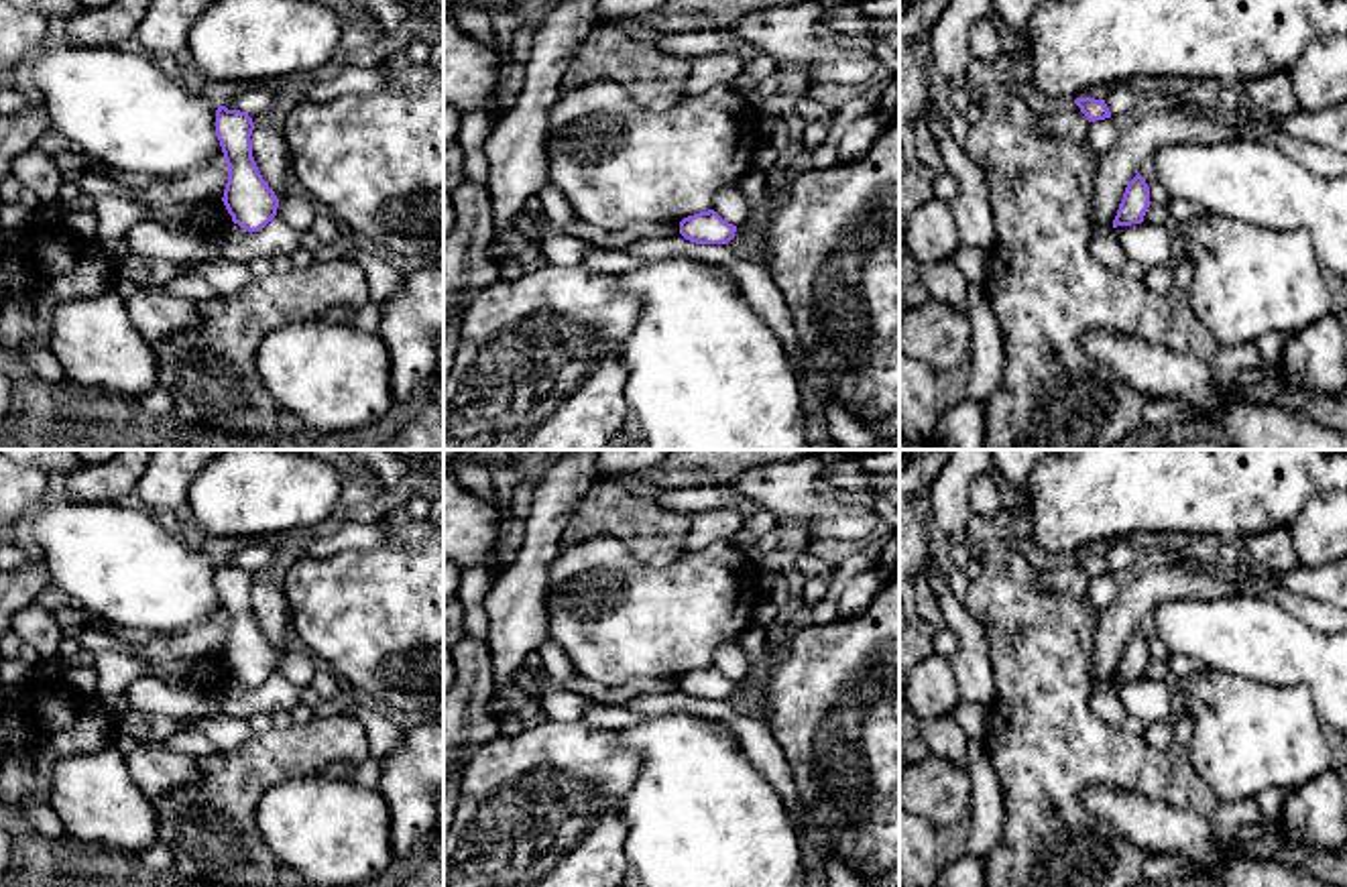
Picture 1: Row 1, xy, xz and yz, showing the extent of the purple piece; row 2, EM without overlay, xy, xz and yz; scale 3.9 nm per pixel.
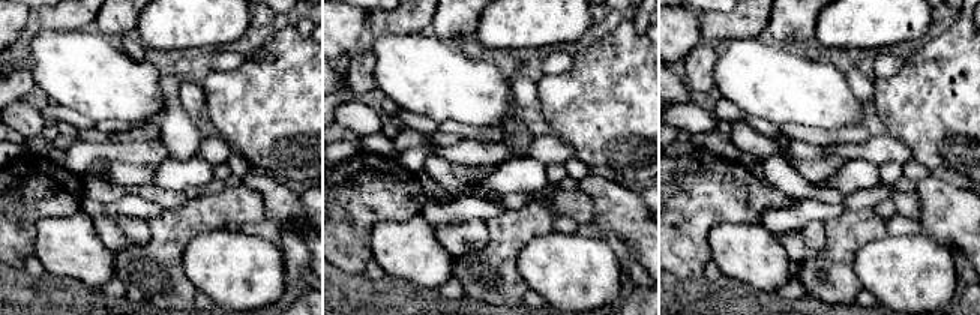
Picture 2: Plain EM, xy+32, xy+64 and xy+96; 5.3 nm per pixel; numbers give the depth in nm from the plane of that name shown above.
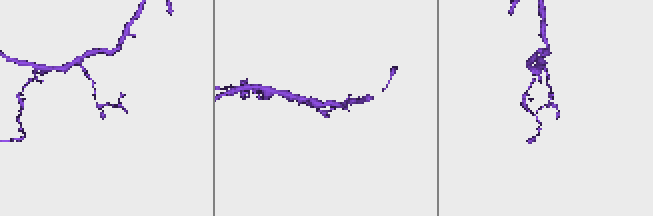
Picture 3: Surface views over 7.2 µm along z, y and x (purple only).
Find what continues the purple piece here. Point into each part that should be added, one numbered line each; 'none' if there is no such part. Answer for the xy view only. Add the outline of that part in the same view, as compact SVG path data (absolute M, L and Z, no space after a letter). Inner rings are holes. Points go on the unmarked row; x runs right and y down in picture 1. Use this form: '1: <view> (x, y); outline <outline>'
none

